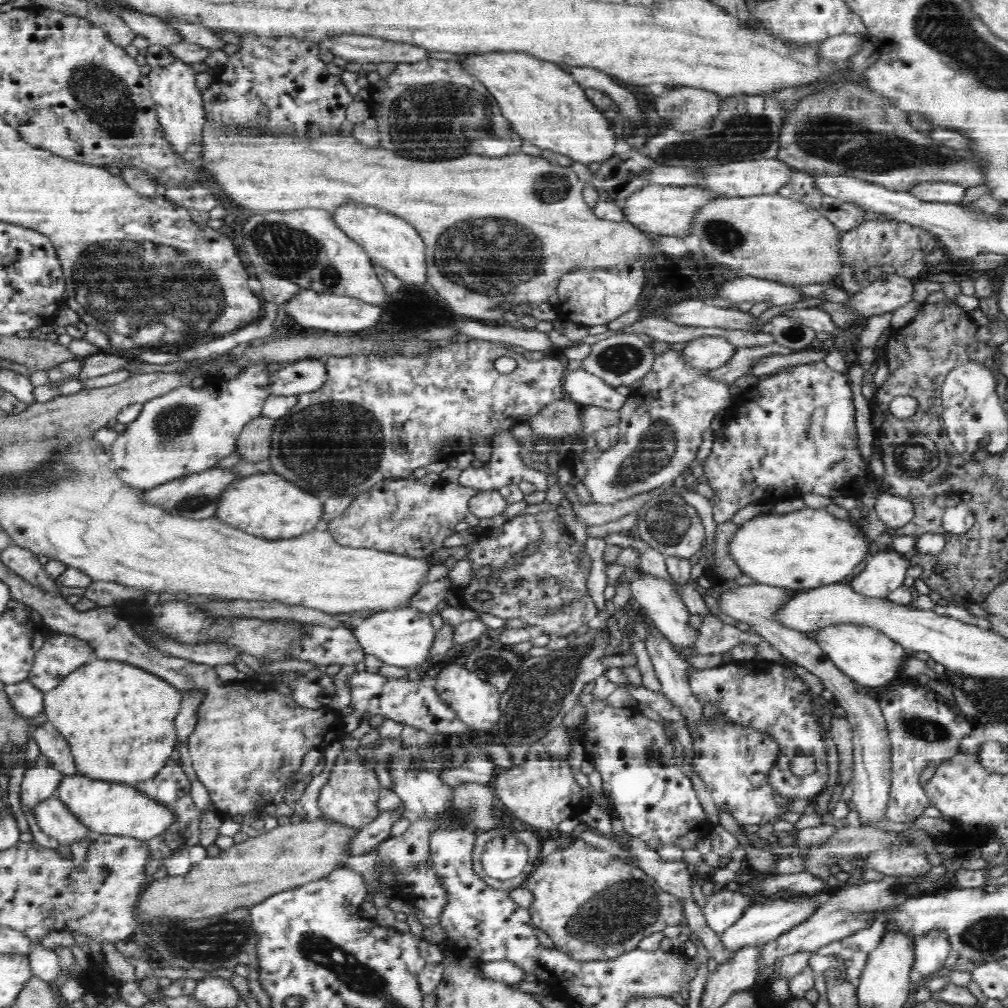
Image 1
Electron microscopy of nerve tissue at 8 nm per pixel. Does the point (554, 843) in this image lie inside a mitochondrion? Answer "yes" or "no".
no

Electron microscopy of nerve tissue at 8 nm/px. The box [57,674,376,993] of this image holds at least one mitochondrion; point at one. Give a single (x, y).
(215, 942)

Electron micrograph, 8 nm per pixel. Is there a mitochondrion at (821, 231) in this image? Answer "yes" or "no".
no

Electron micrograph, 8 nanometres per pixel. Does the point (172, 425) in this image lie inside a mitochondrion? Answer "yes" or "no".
yes

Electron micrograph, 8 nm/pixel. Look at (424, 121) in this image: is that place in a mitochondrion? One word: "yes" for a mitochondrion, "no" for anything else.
yes

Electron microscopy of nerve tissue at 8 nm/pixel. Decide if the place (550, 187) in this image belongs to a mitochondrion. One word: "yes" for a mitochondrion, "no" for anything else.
yes

